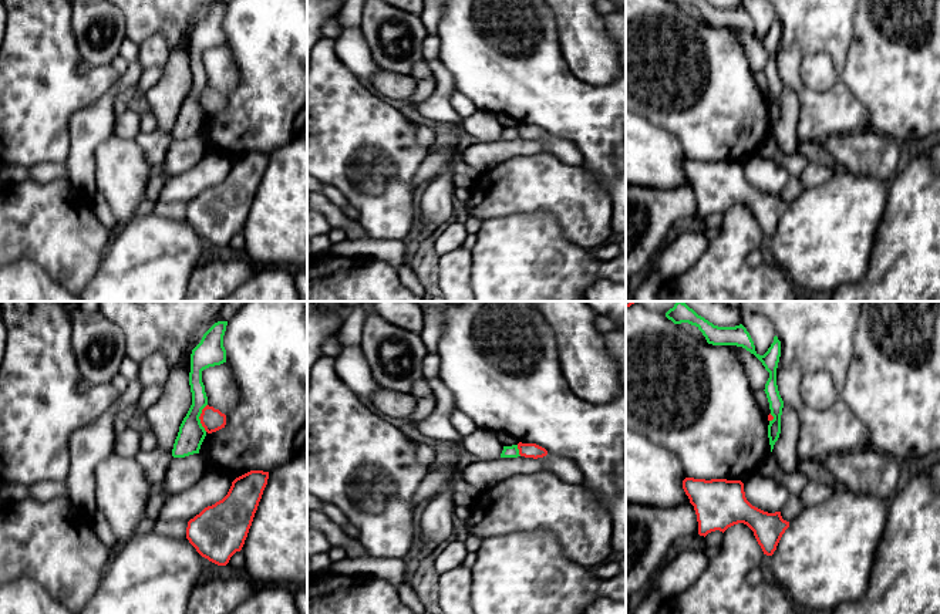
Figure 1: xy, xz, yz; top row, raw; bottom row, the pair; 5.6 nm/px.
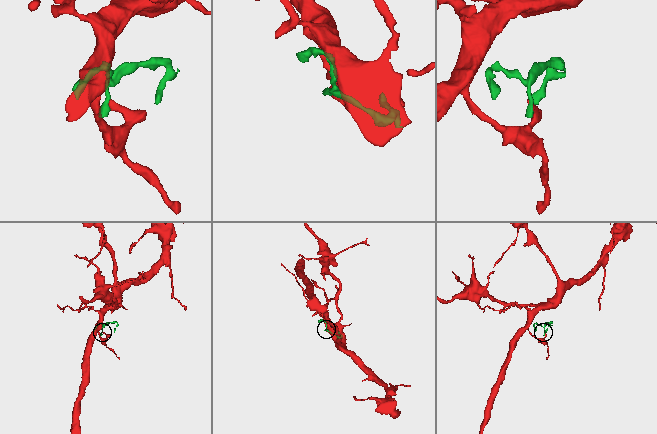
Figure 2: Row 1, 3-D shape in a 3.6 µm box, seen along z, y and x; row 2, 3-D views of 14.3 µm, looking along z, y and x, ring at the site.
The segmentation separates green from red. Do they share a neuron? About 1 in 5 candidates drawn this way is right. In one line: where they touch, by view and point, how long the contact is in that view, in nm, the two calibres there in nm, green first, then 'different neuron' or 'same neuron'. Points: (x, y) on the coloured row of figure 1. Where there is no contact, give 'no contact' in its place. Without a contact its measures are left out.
contact xy (198, 418); length 160 nm; calibres 150 and 130 nm; different neuron

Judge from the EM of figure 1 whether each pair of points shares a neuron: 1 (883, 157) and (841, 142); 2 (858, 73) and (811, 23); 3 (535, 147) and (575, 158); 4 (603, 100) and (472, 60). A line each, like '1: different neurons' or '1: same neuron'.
1: same neuron
2: different neurons
3: same neuron
4: same neuron

